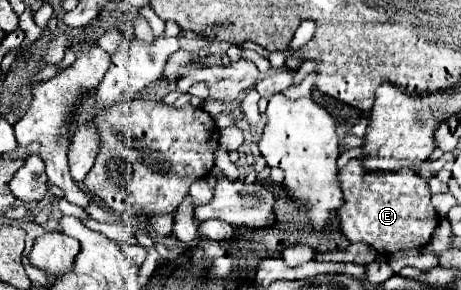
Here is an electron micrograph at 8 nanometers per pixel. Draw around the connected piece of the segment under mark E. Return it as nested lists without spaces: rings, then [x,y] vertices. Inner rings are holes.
[[[349,160],[345,168],[339,170],[339,182],[343,188],[345,204],[339,208],[341,218],[341,230],[347,236],[349,242],[363,242],[375,248],[379,254],[395,254],[399,250],[411,250],[411,248],[423,248],[437,224],[439,214],[435,212],[431,204],[431,190],[423,176],[411,172],[411,170],[399,170],[399,172],[365,172],[361,160]]]

